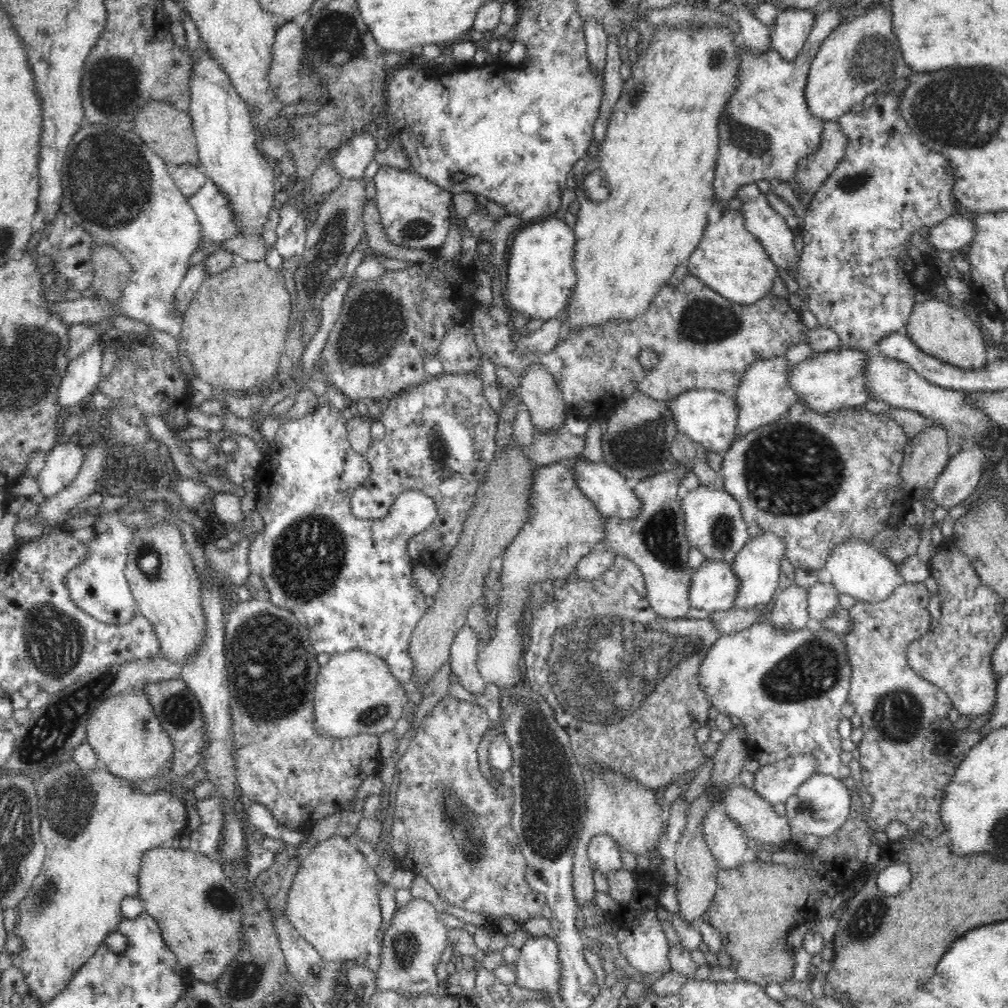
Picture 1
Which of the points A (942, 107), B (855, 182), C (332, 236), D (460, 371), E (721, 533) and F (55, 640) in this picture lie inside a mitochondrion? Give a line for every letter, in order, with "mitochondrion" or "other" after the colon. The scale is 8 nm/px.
A: mitochondrion
B: mitochondrion
C: mitochondrion
D: other
E: mitochondrion
F: mitochondrion

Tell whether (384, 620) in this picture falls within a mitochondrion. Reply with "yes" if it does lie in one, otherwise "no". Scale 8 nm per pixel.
no

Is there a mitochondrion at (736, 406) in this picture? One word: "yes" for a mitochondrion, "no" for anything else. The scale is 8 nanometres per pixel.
no

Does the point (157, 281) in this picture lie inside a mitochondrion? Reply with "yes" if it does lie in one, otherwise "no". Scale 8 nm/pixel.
yes

